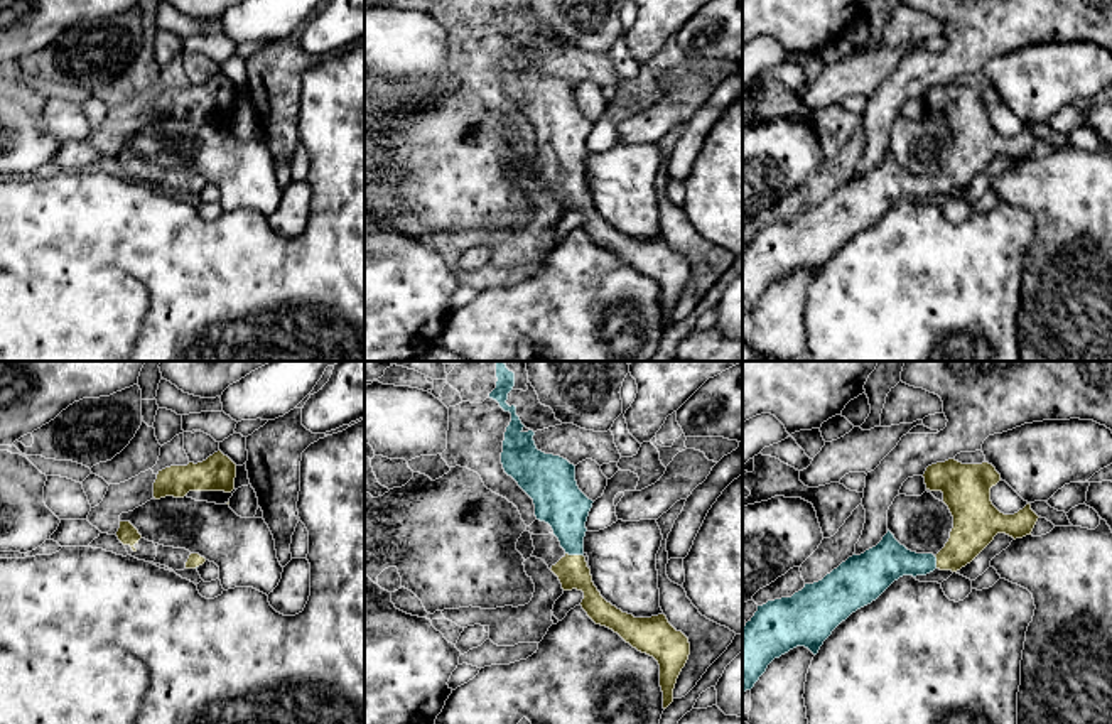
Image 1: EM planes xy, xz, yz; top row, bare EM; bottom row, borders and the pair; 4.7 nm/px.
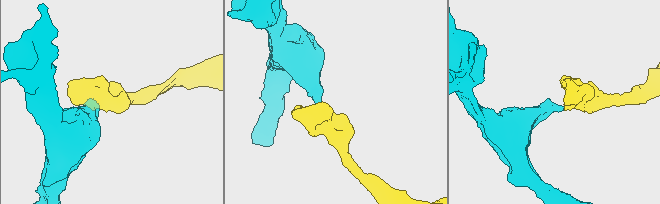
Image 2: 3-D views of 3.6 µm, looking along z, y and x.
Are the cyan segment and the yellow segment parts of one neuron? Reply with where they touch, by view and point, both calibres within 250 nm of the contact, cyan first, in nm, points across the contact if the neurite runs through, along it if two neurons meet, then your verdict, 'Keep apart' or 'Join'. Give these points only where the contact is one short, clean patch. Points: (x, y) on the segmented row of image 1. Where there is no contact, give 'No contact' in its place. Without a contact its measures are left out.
Touches cyan at xz (574, 554). Thickness 220 nm (cyan) against 150 nm. Path across: xz (561, 503), (567, 513), (574, 554), (572, 571). Join

